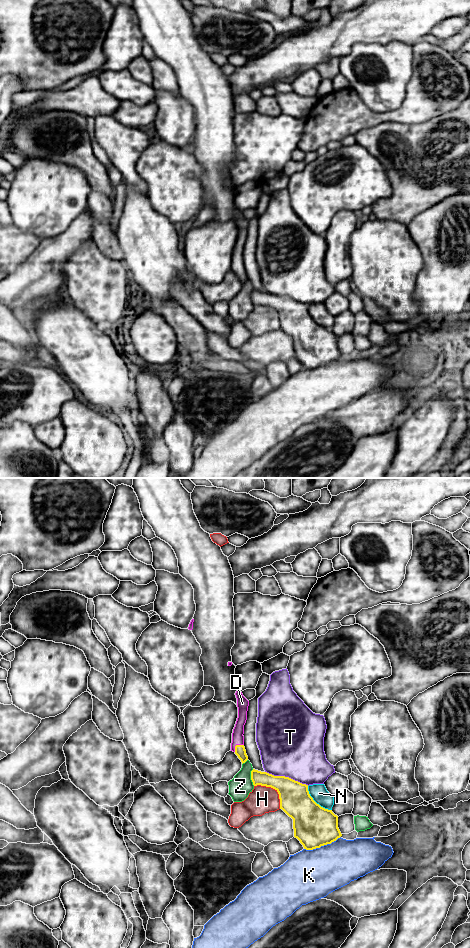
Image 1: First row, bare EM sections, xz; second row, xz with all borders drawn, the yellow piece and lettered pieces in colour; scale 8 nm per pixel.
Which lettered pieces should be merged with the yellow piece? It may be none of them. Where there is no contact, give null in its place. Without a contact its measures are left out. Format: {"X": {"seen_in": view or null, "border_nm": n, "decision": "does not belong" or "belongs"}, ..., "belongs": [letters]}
{"D": {"seen_in": "xz", "border_nm": 100, "decision": "belongs"}, "H": {"seen_in": "xz", "border_nm": 280, "decision": "does not belong"}, "K": {"seen_in": "xz", "border_nm": 320, "decision": "does not belong"}, "N": {"seen_in": "xz", "border_nm": 280, "decision": "does not belong"}, "T": {"seen_in": "xz", "border_nm": 360, "decision": "does not belong"}, "Z": {"seen_in": "xz", "border_nm": 140, "decision": "does not belong"}, "belongs": ["D"]}

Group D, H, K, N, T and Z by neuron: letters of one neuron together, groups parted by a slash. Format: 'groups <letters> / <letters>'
groups D / H / K / N / T / Z

